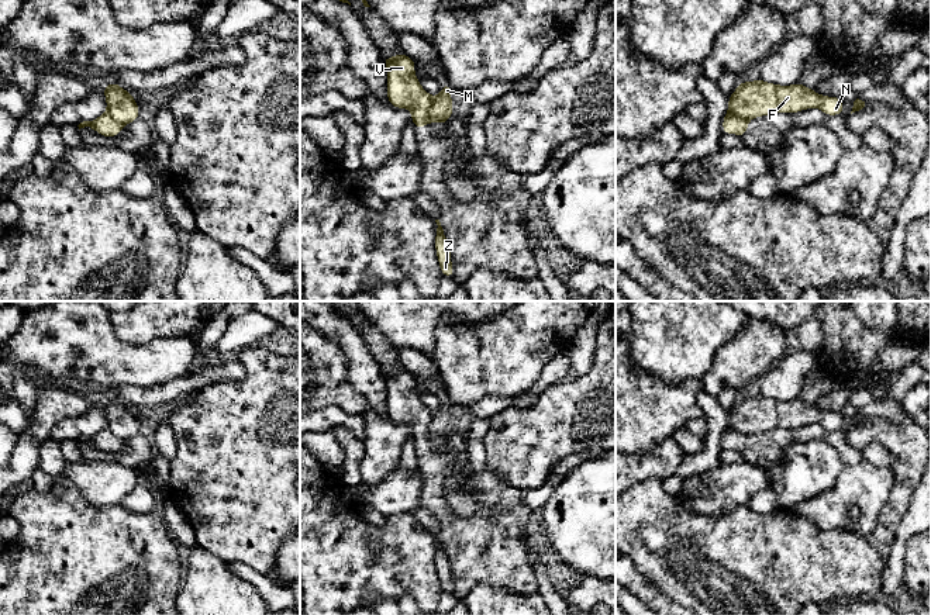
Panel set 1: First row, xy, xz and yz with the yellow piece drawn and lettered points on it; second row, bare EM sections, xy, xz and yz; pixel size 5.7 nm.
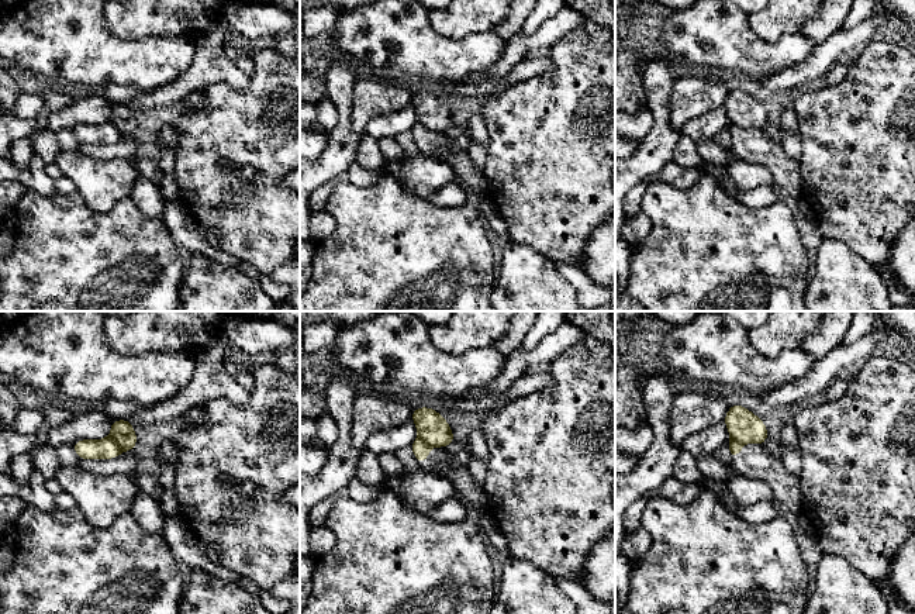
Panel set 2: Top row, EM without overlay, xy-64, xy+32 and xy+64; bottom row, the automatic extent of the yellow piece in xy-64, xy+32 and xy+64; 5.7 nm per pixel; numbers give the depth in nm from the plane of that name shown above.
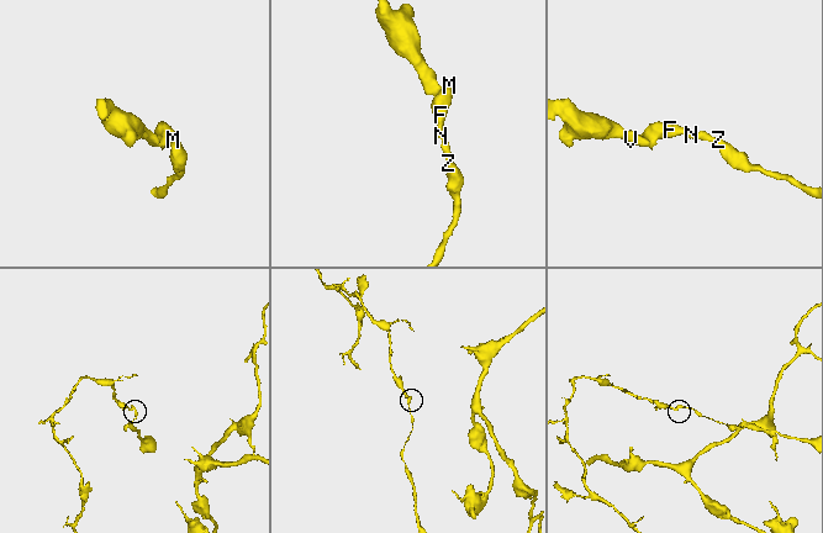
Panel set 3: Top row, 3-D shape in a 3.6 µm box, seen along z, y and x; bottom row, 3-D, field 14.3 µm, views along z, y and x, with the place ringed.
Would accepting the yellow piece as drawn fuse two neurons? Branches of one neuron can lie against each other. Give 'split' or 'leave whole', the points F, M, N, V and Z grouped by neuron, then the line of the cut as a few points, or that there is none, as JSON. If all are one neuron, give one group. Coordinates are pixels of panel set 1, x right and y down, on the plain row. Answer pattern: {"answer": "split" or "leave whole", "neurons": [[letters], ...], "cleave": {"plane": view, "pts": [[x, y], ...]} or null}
{"answer": "split", "neurons": [["F", "M", "N", "Z"], ["V"]], "cleave": {"plane": "xz", "pts": [[433, 414], [426, 436]]}}

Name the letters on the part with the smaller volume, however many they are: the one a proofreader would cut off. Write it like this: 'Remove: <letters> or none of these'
Remove: V

